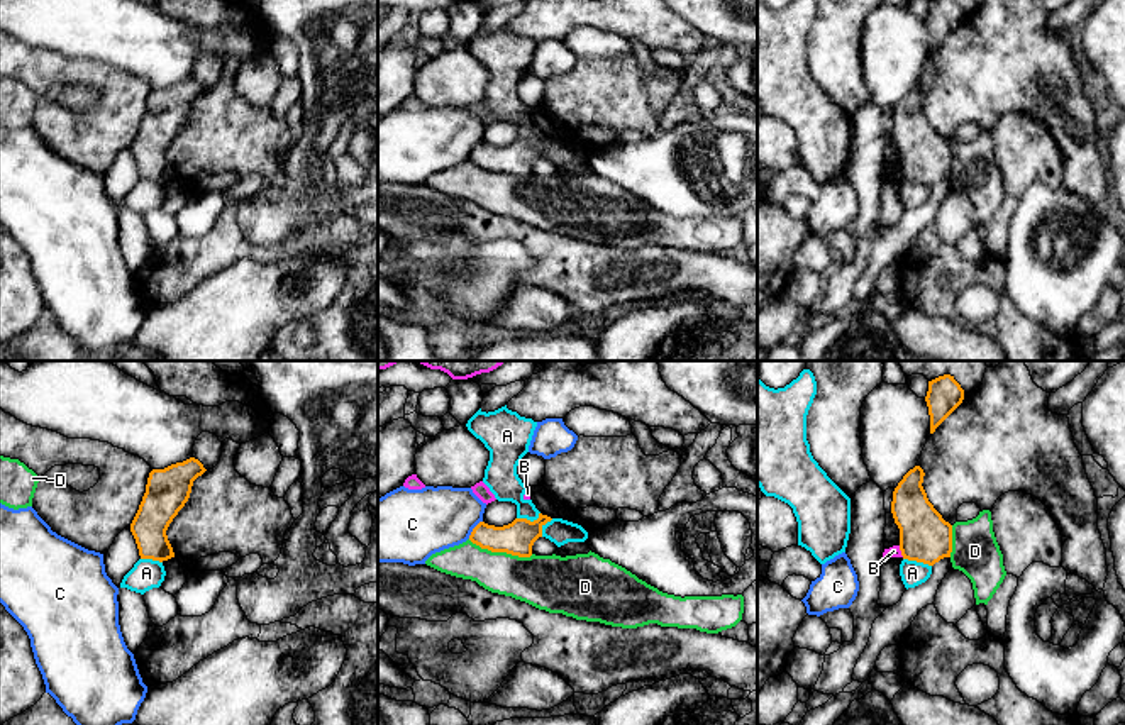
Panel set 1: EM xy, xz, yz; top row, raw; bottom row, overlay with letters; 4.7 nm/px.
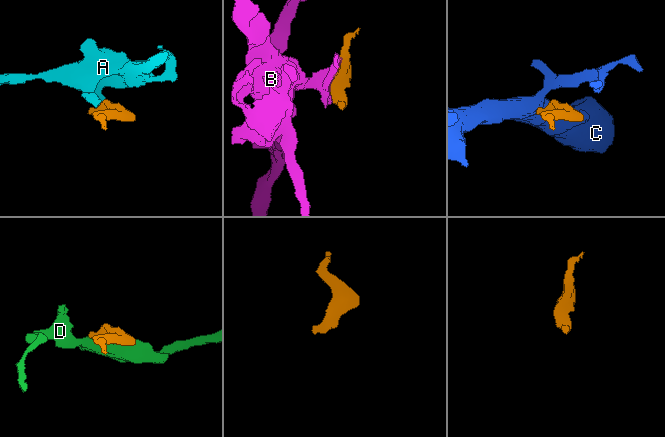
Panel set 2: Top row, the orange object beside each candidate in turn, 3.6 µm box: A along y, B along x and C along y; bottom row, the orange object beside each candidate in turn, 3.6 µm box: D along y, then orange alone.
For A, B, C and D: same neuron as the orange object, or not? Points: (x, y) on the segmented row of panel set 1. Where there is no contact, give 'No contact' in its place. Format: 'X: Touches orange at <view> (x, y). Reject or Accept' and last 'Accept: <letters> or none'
A: Touches orange at yz (917, 561). Reject
B: Touches orange at yz (900, 549). Reject
C: Touches orange at xz (473, 529). Reject
D: Touches orange at xz (500, 551). Reject
Accept: none

